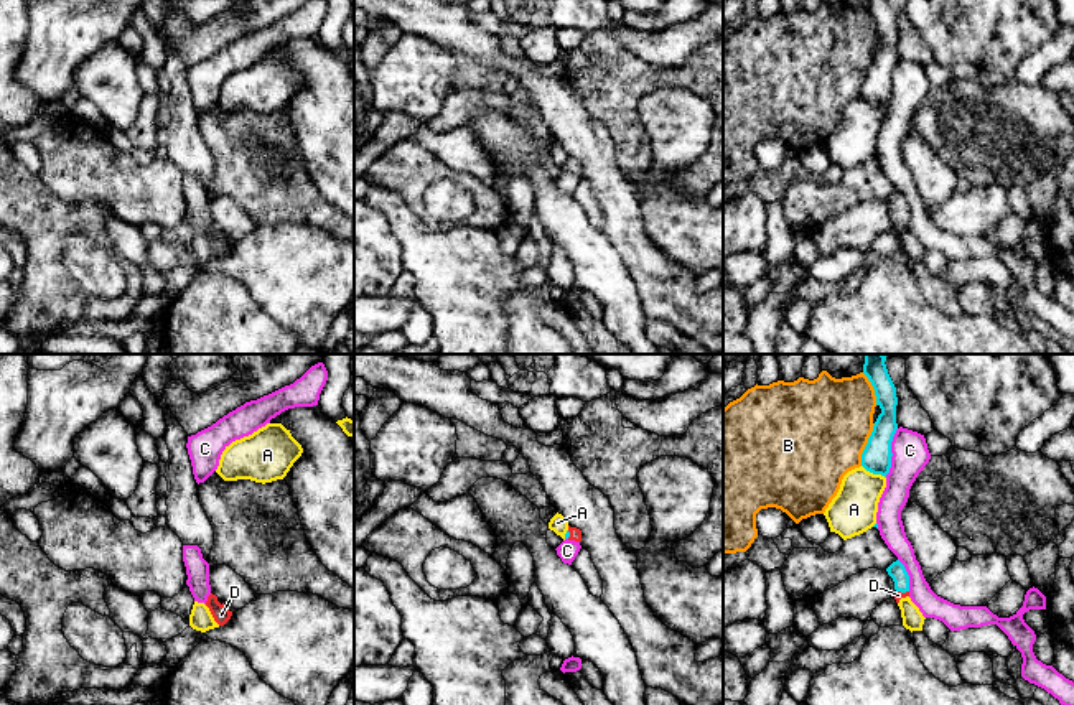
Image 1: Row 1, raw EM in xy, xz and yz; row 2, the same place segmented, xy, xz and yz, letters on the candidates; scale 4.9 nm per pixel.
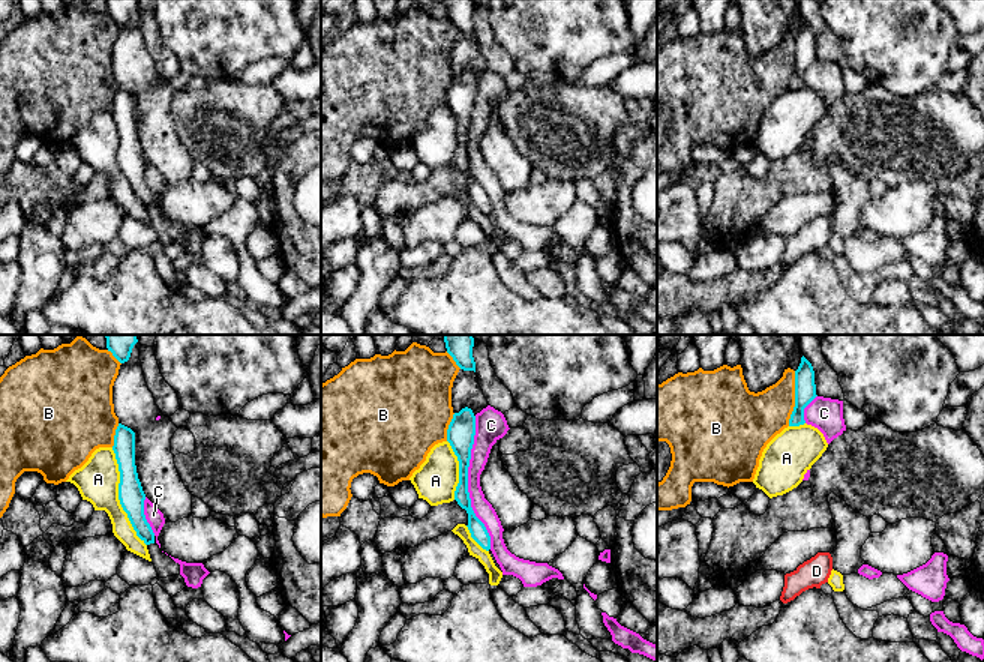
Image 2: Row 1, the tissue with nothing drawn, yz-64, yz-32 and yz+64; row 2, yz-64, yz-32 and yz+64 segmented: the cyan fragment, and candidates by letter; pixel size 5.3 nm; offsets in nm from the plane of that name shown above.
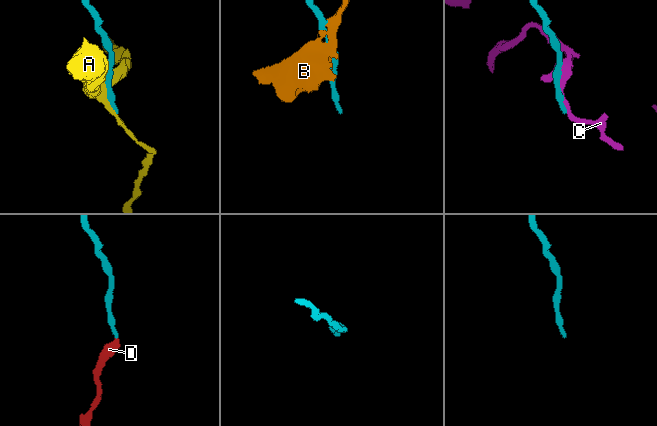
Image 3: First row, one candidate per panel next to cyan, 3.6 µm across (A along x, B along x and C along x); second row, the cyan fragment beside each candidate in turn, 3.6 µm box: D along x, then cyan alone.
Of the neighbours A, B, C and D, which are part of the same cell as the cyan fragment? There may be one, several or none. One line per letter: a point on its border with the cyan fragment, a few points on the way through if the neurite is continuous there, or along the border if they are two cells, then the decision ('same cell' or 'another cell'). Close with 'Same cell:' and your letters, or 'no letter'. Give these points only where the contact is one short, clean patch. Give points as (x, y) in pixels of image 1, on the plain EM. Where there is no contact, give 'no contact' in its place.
A: yz (873, 104) | another cell
B: yz (867, 76) | another cell
C: yz (891, 84) | another cell
D: yz (903, 223) | across yz (896, 201), (903, 223), (898, 226) | same cell
Same cell: D

